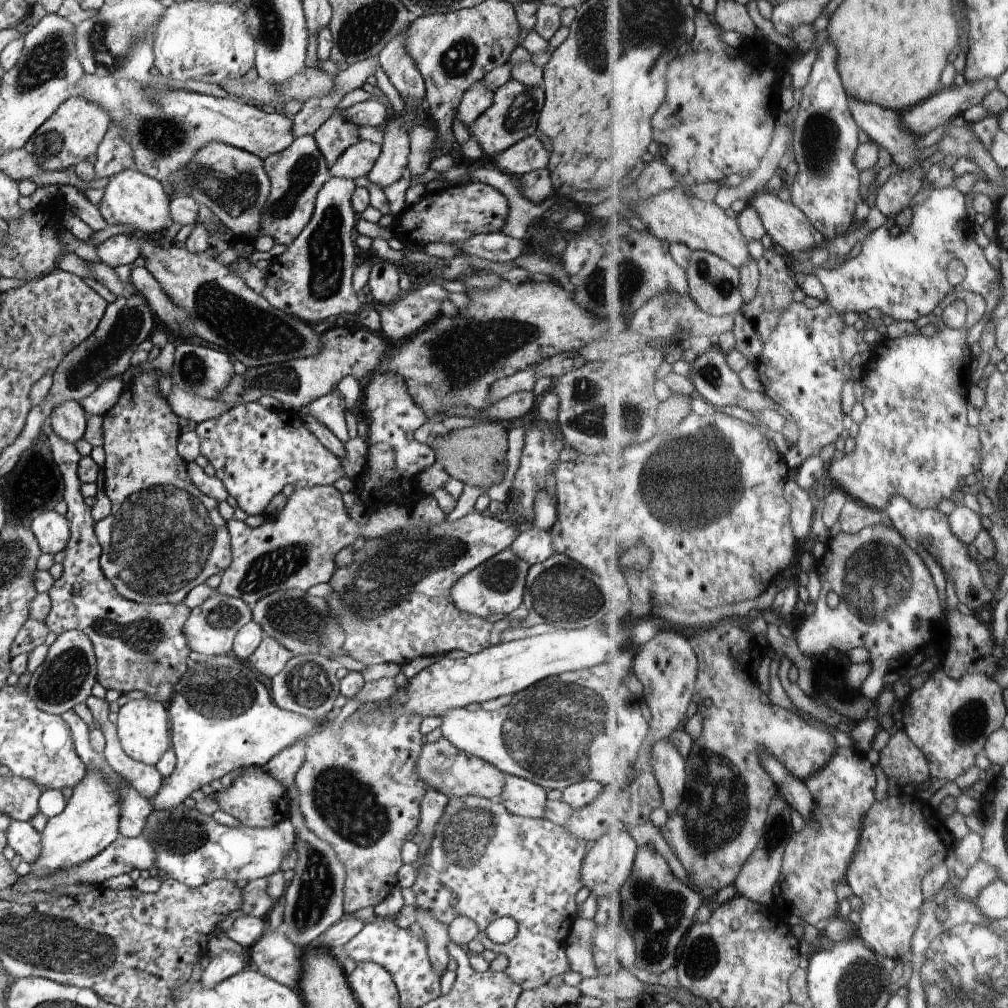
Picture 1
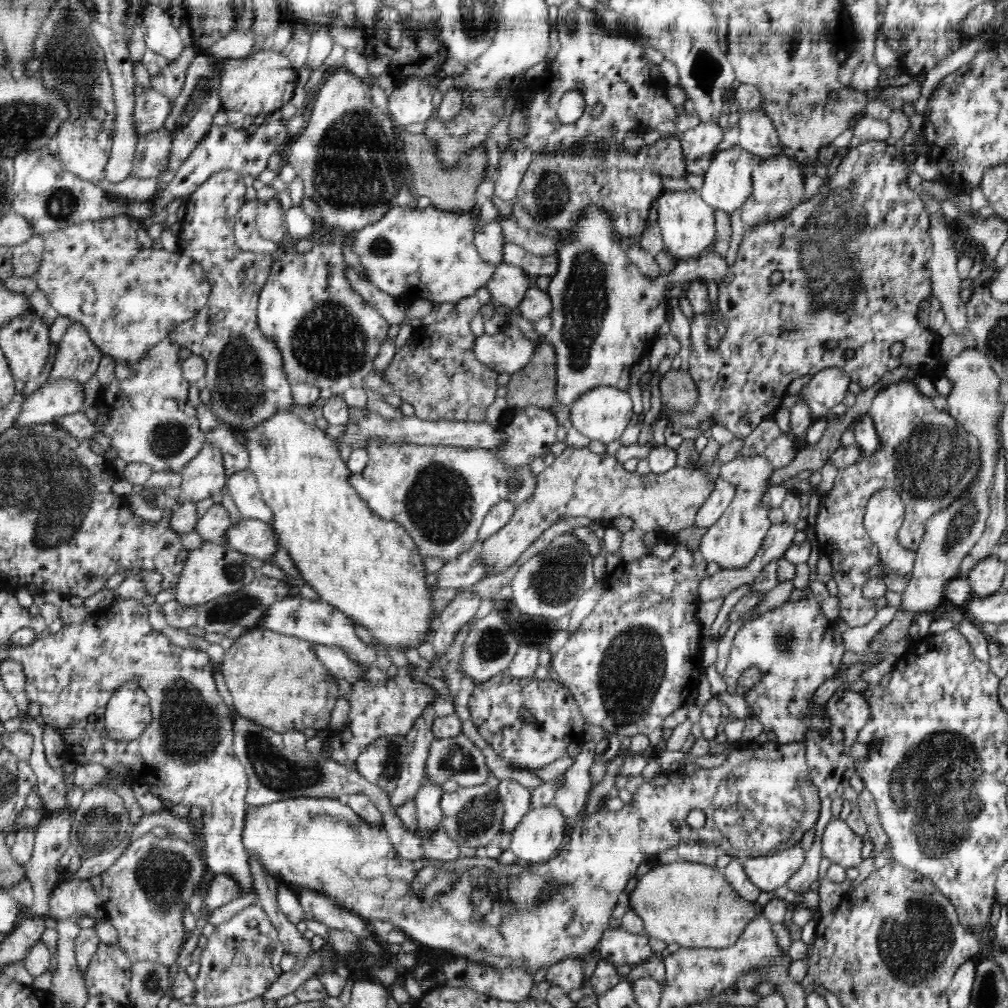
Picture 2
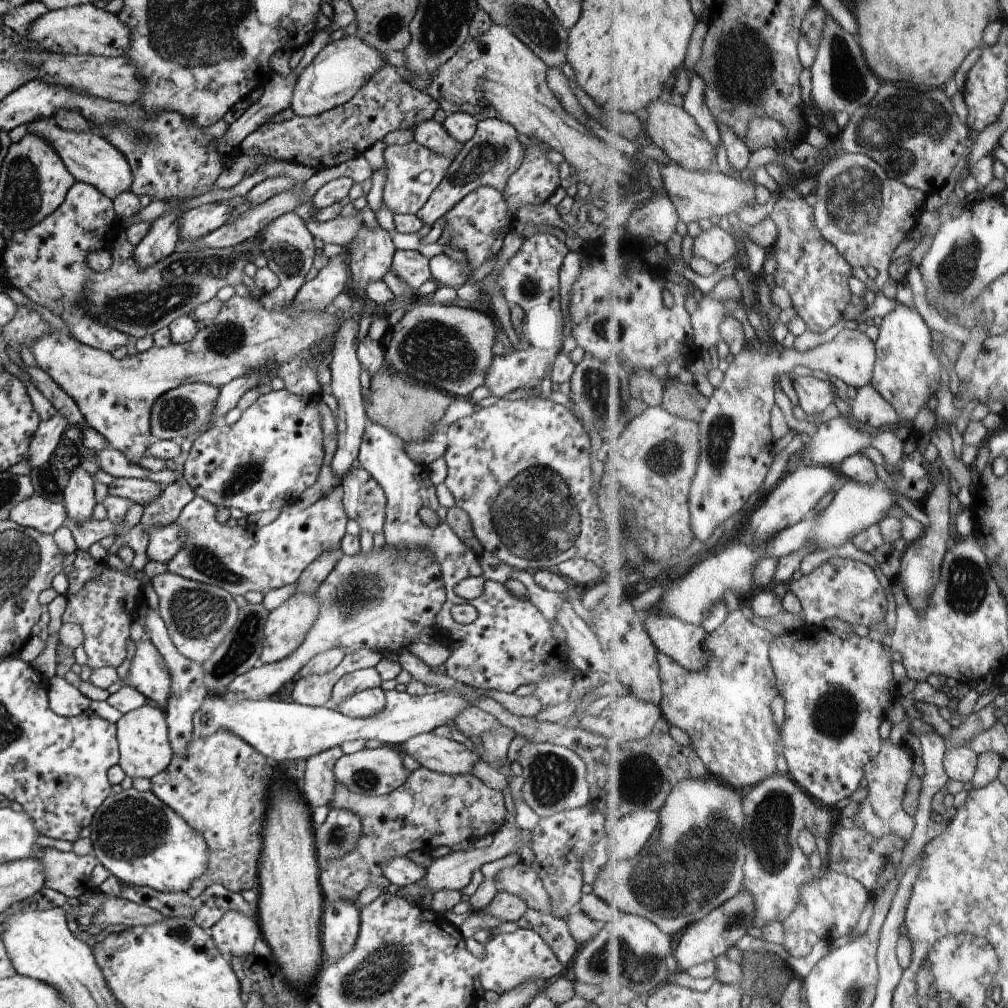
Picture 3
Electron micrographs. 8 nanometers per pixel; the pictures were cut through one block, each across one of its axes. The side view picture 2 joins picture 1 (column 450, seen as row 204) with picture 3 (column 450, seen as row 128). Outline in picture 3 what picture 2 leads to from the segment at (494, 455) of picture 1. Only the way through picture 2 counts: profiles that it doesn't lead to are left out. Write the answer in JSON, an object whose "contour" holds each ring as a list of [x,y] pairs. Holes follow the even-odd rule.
{"contour":[[[385,365],[371,378],[370,394],[365,403],[365,411],[368,420],[386,427],[386,430],[403,441],[420,443],[436,439],[431,436],[430,432],[440,424],[448,406],[455,399],[456,397],[448,395],[440,389],[427,388],[409,381]]]}

